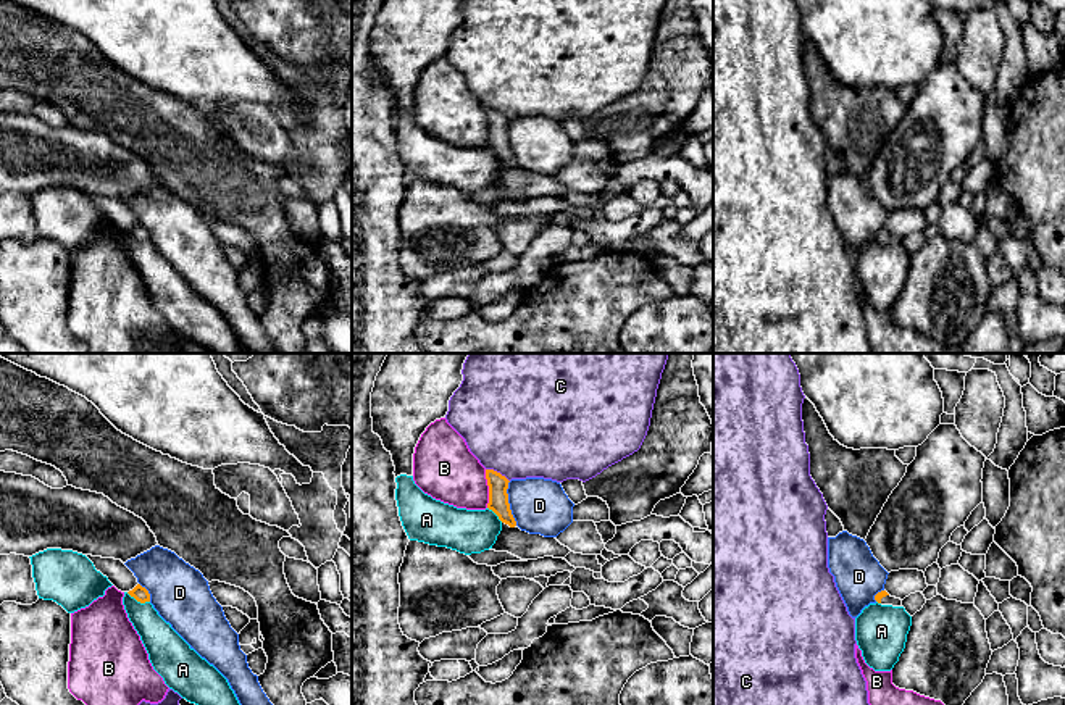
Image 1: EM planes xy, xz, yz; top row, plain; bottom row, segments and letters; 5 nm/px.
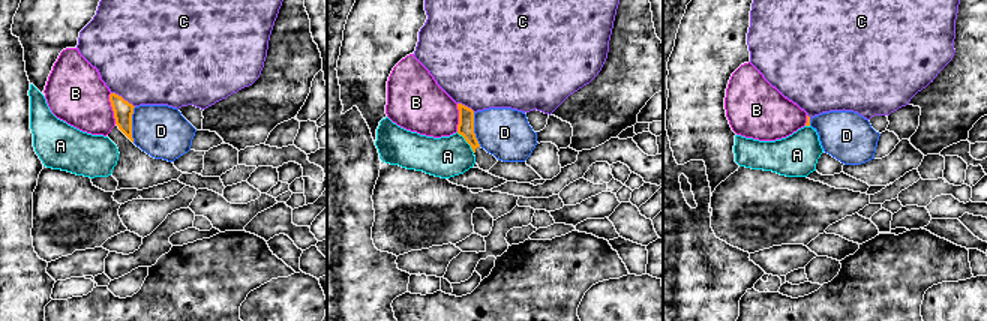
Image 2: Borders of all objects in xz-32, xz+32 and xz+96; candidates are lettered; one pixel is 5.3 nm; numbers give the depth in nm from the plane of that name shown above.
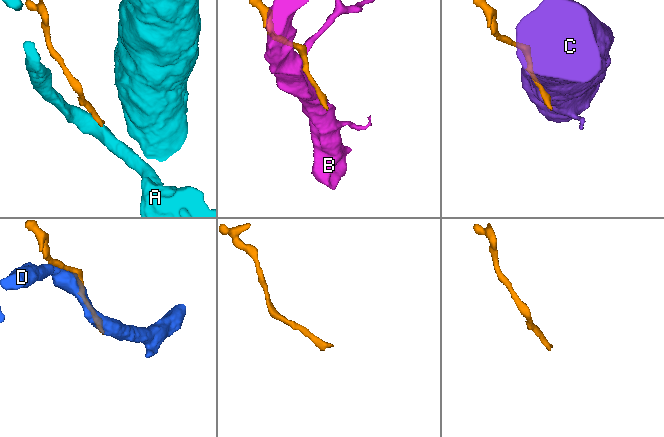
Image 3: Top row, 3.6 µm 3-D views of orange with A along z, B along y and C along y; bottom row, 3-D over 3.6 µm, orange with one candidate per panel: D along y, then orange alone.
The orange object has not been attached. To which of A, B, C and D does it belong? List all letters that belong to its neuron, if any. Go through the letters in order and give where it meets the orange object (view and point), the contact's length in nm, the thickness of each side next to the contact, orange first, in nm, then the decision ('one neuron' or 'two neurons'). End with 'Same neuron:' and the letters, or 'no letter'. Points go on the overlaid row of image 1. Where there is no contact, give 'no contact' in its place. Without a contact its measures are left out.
A: meets orange in xy at (137, 600); contact 130 nm long; 80 nm thick on the orange side, 180 nm on the other; two neurons
B: meets orange in xz at (489, 489); contact 190 nm long; 100 nm thick on the orange side, 300 nm on the other; two neurons
C: meets orange in xz at (496, 471); contact 140 nm long; 100 nm thick on the orange side, 500 nm on the other; two neurons
D: meets orange in xz at (509, 504); contact 220 nm long; 100 nm thick on the orange side, 280 nm on the other; two neurons
Same neuron: no letter

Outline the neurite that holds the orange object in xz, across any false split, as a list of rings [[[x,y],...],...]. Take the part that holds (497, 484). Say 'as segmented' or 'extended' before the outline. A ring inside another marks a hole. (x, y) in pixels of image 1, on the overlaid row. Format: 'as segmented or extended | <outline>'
as segmented | [[[486,469],[486,479],[489,486],[489,503],[487,508],[492,510],[499,519],[510,528],[516,526],[508,503],[508,479],[494,469]]]

